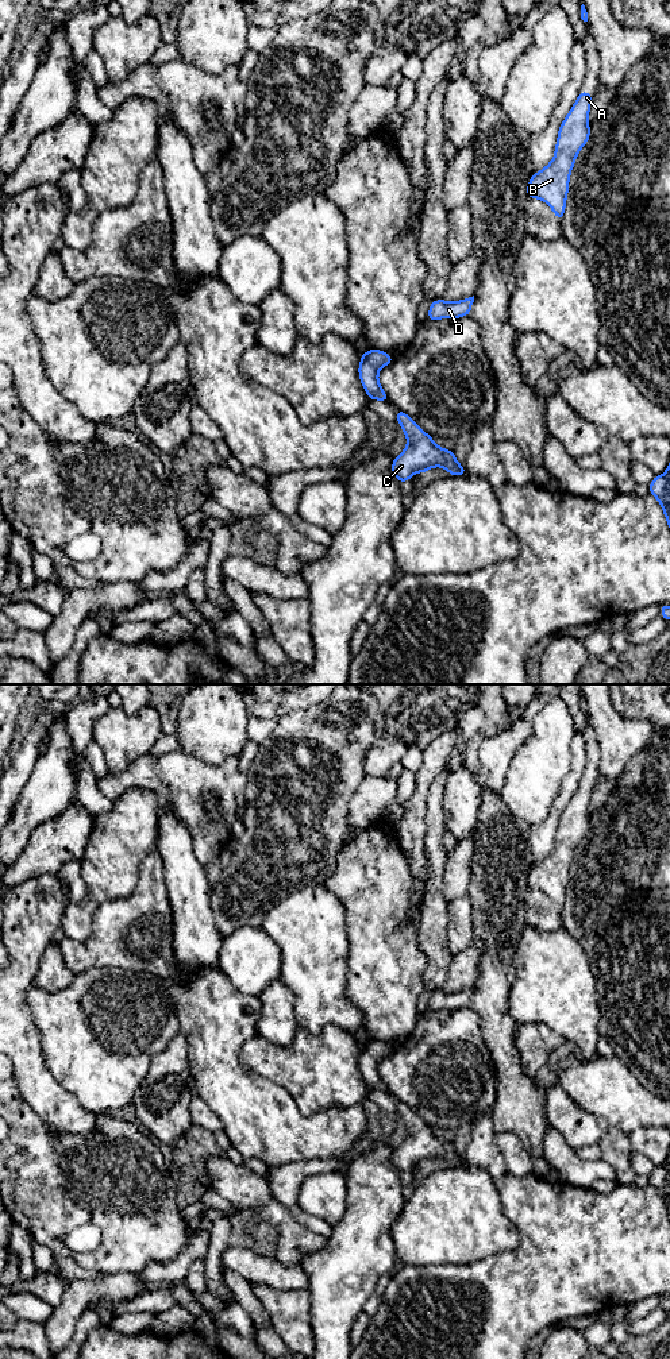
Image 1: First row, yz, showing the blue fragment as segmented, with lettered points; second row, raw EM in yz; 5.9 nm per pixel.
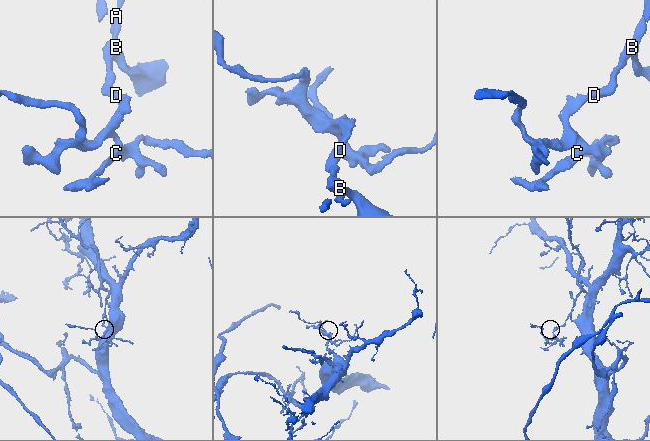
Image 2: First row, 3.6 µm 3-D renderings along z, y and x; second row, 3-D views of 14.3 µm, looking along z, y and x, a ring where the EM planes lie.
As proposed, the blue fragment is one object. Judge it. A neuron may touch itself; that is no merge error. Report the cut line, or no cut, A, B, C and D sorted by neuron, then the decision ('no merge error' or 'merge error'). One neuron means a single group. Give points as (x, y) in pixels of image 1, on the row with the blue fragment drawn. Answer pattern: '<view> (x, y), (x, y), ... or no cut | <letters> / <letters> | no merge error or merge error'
no cut | A B C D | no merge error

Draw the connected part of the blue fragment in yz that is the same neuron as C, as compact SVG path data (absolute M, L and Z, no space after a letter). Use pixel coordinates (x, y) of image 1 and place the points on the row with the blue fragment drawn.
M403 410L396 412L397 424L407 436L405 449L393 459L392 472L403 484L415 474L427 472L432 467L443 467L450 475L459 476L467 472L453 453L453 449L440 448L430 435L427 435Z

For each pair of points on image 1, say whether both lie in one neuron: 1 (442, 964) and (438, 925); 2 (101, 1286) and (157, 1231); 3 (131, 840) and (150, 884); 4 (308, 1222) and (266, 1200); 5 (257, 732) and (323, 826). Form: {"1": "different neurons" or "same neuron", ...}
{"1": "same neuron", "2": "different neurons", "3": "different neurons", "4": "different neurons", "5": "different neurons"}

